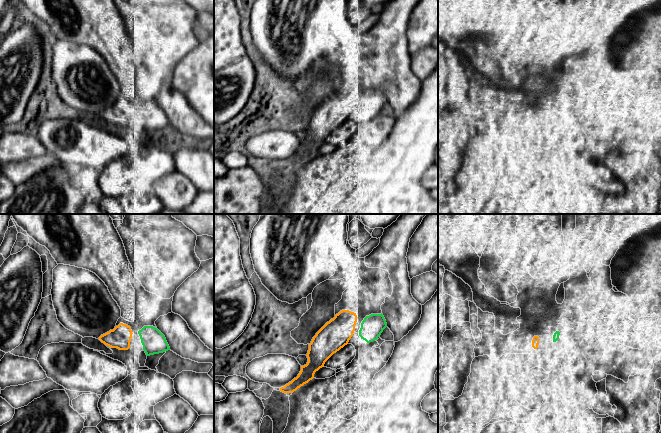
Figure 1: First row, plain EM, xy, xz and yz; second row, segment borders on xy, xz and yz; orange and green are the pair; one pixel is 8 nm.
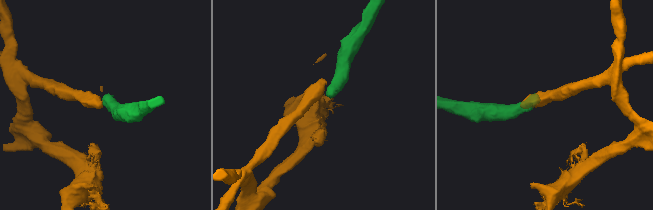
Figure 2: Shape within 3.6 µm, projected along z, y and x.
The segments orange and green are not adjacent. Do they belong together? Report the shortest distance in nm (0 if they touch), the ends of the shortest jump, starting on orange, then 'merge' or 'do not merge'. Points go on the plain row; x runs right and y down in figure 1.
40 nm apart; from orange across xz (354, 106), (359, 106); merge

